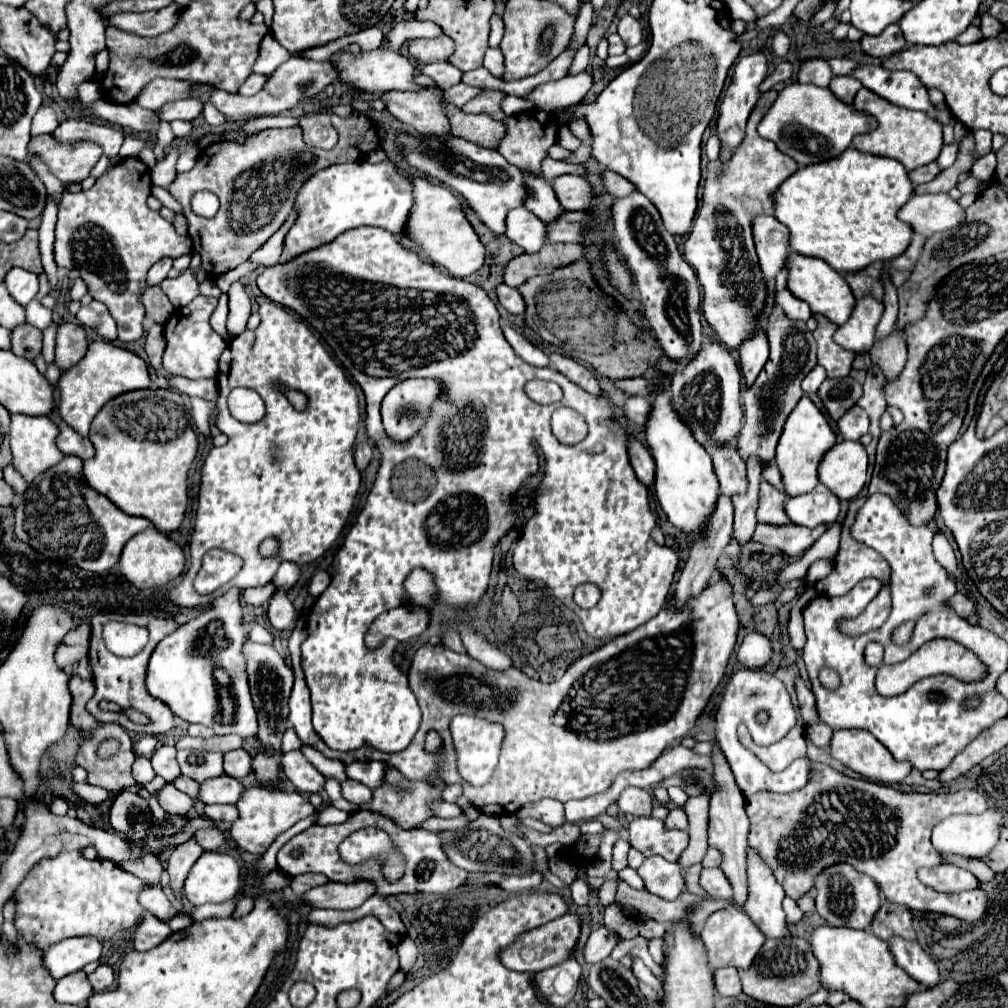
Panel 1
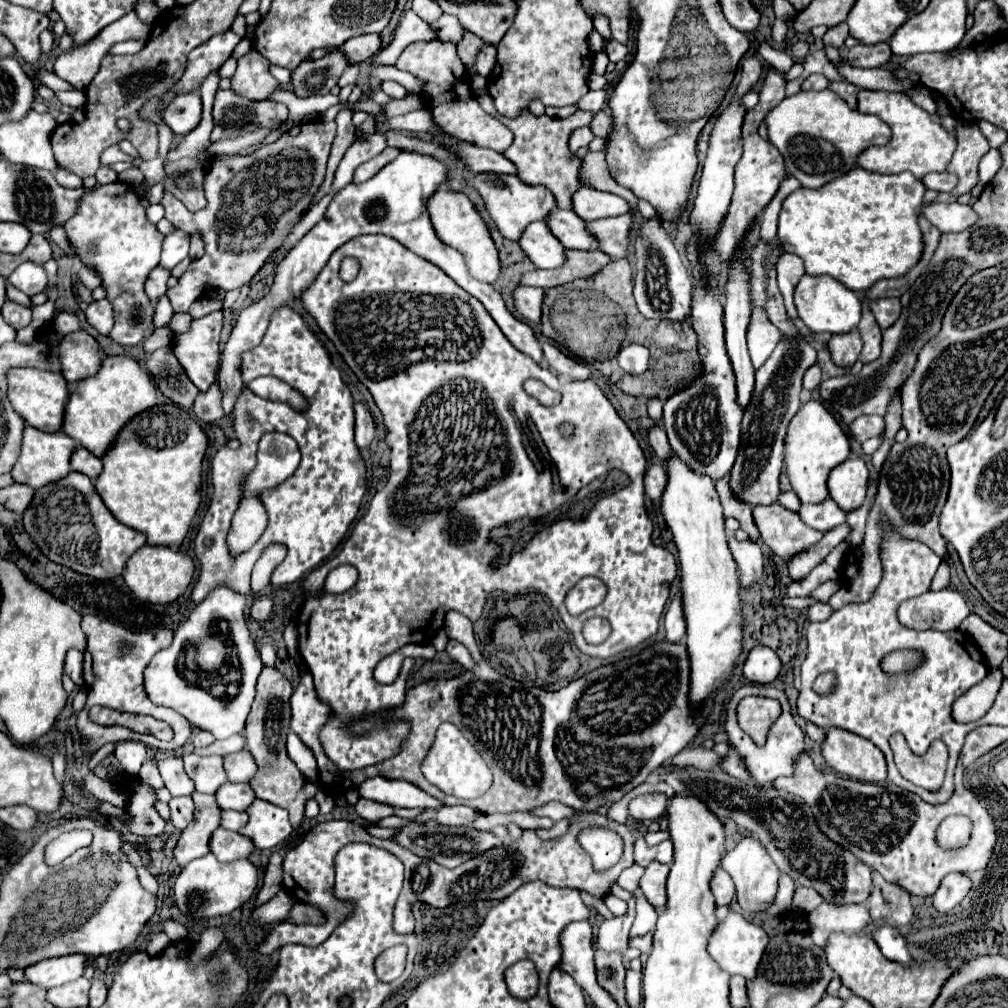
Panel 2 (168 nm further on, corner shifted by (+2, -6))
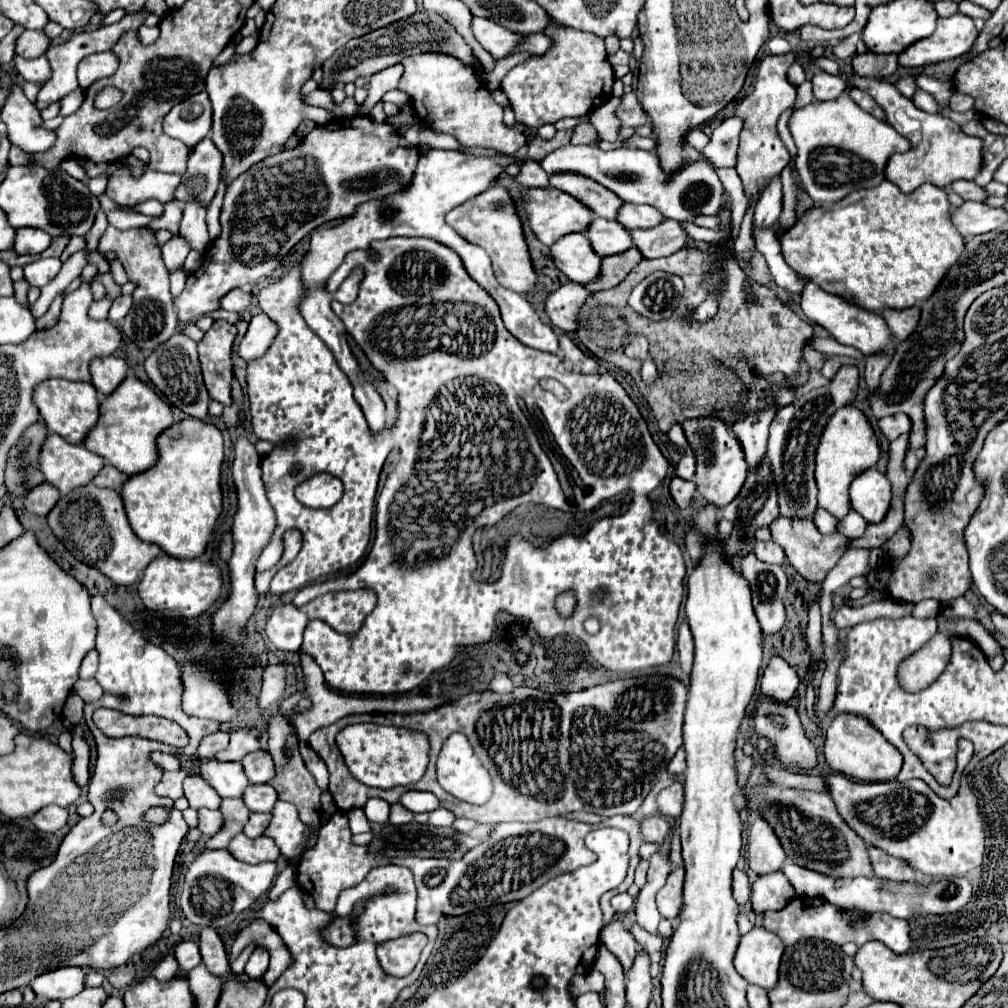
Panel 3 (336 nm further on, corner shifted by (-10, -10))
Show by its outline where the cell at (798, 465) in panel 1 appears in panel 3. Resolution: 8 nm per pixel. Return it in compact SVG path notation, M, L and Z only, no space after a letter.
M846 405L844 409L838 409L824 427L824 433L820 437L820 445L816 449L816 485L818 485L818 505L832 513L834 517L844 517L850 511L850 499L848 499L848 487L852 479L866 471L868 467L874 467L880 455L880 447L876 443L876 435L872 427L868 425L862 411L856 407Z

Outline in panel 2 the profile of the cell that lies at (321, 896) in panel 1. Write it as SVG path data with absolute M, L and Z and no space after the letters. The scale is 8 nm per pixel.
M296 903L290 911L288 921L300 921L300 923L312 923L312 921L320 921L320 913L316 913L316 909L312 909L310 905L304 903Z

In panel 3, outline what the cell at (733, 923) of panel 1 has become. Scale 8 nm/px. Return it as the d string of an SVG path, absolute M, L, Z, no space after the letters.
M754 927L750 933L740 937L734 969L752 985L772 989L778 983L780 957L784 943L780 937L764 927Z

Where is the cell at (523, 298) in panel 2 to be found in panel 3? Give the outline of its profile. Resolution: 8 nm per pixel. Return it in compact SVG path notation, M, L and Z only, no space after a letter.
M568 283L552 291L544 303L550 323L562 331L574 331L578 327L576 315L588 295L590 293L578 283Z

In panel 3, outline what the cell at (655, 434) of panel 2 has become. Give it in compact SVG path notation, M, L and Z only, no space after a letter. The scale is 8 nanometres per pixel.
M682 453L678 465L676 465L676 475L682 479L692 479L694 477L694 457L692 453Z

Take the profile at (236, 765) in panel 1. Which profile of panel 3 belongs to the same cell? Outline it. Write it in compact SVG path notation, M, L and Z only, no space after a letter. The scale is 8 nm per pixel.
M264 749L248 753L240 763L250 783L268 783L270 777L274 775L274 761L270 753Z

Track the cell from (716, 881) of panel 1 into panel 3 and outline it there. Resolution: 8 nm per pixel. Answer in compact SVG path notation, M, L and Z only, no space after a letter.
M734 869L734 899L738 905L744 905L750 899L750 881L740 869Z

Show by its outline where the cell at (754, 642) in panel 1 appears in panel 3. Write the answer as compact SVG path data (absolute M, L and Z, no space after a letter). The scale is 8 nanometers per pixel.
M772 657L762 673L760 687L766 697L772 697L772 699L784 703L794 697L798 683L800 683L800 679L788 663L782 657Z

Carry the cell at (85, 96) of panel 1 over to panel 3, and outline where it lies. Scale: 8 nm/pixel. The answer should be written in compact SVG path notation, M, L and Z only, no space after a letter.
M14 57L14 67L24 77L24 81L42 85L50 79L50 63L46 57L36 57L36 59Z

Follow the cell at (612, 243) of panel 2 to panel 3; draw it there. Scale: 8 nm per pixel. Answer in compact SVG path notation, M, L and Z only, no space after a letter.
M666 219L652 229L632 229L632 241L644 259L660 259L682 249L686 233L680 229L678 221Z

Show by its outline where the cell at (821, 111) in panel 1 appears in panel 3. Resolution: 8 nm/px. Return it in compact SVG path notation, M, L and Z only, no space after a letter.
M848 89L832 101L824 101L824 103L822 101L812 101L810 105L796 109L792 113L790 121L788 121L788 129L794 137L796 147L798 147L796 169L800 173L802 187L808 191L810 199L818 205L836 203L854 189L872 189L872 187L876 187L878 183L884 181L884 167L886 167L888 157L892 153L898 153L898 151L904 153L904 151L910 149L910 141L906 137L902 137L892 125L872 117L870 113L864 113L852 101L852 97L848 97Z

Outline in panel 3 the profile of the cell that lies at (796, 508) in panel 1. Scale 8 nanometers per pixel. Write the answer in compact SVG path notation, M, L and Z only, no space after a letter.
M850 511L846 517L842 517L838 523L836 523L836 529L848 537L848 539L856 539L864 533L866 529L866 521L856 513L856 511Z

